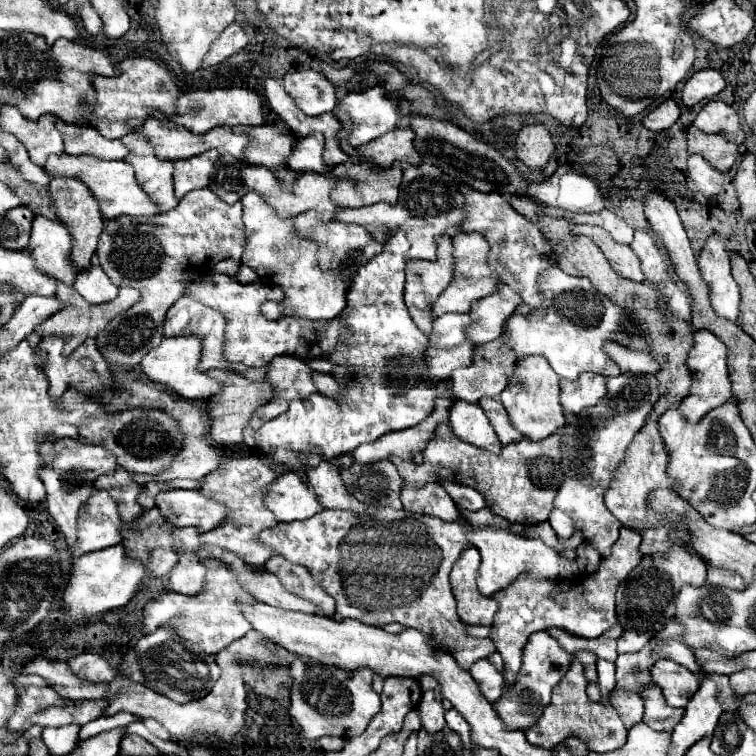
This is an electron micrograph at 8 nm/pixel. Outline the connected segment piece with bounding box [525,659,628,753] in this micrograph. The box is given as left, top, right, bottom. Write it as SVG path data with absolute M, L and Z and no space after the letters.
M598 659L597 661L598 685L601 691L601 700L599 702L591 702L585 694L585 676L583 676L583 666L579 666L579 662L571 662L567 674L559 680L557 690L553 692L551 704L547 706L547 710L543 712L543 716L539 718L539 722L525 730L525 736L531 744L553 750L555 744L563 742L569 736L577 736L583 738L583 742L587 742L587 748L591 752L605 753L622 747L627 740L627 729L622 723L616 710L608 701L608 694L616 685L615 664L607 660Z

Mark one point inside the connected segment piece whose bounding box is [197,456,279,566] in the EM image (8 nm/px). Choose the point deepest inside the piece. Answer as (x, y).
(238, 482)

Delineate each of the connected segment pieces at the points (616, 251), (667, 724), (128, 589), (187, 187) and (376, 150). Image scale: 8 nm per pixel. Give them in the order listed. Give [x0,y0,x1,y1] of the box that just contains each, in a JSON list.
[[571,224,643,282],[643,686,683,732],[61,544,145,622],[173,150,217,200],[333,110,421,168]]

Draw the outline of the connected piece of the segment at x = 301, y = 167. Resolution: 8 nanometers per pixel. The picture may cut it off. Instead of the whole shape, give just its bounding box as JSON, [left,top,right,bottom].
[287,134,329,172]

